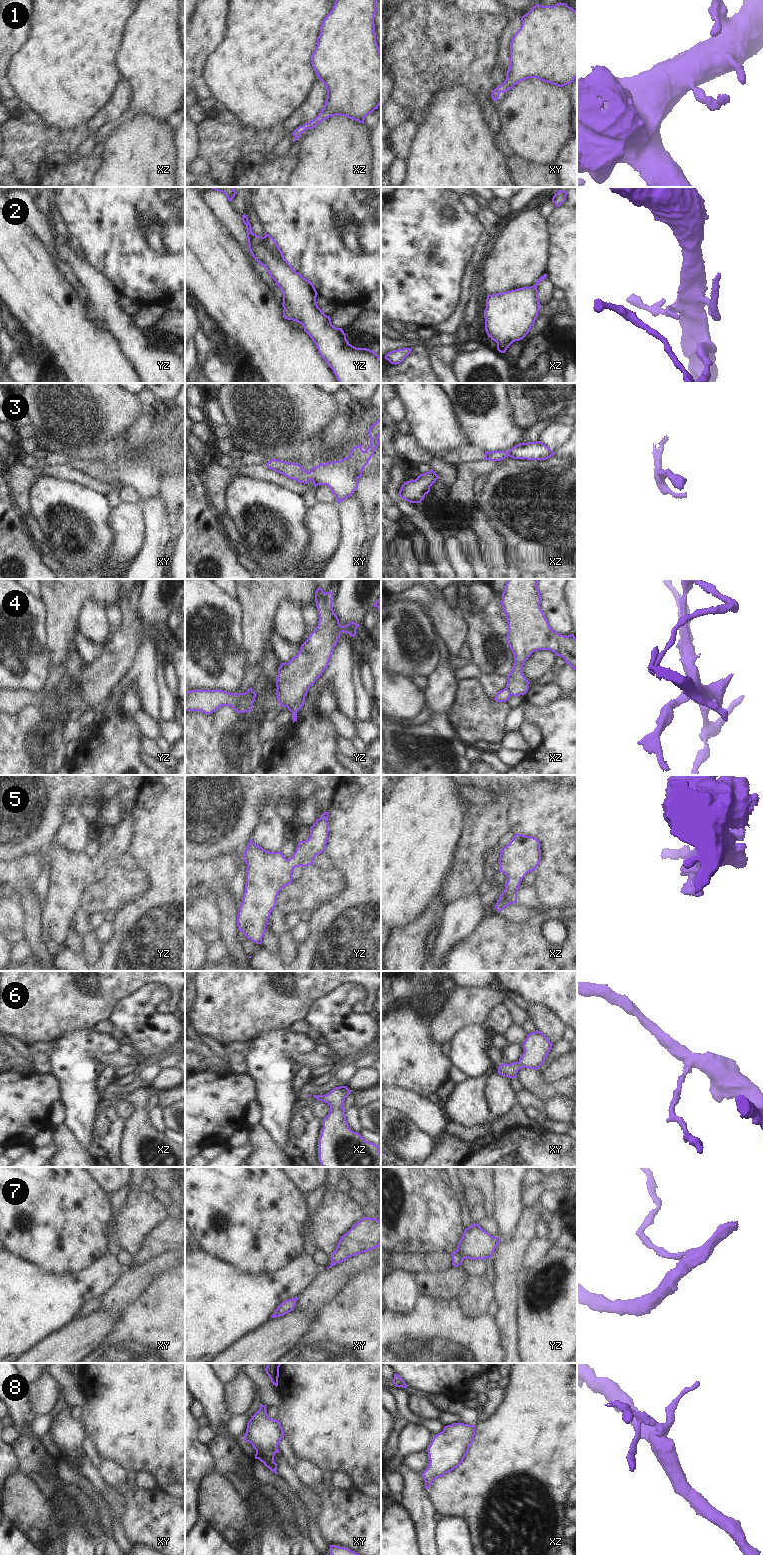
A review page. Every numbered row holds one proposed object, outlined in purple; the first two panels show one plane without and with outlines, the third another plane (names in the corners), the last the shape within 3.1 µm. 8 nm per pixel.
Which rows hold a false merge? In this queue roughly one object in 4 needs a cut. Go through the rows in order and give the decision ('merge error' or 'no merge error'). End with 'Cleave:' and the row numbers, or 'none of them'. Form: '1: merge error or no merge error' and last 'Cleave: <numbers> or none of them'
1: no merge error
2: no merge error
3: no merge error
4: merge error
5: no merge error
6: no merge error
7: no merge error
8: no merge error
Cleave: 4

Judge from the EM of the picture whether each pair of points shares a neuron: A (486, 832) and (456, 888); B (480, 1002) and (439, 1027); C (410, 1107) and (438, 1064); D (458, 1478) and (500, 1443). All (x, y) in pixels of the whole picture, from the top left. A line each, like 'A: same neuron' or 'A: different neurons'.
A: same neuron
B: same neuron
C: different neurons
D: same neuron

